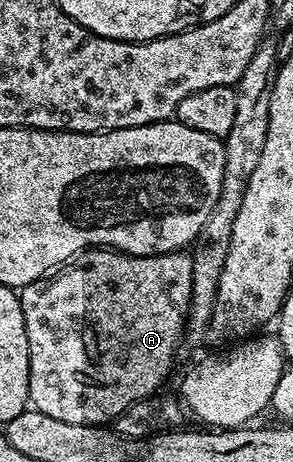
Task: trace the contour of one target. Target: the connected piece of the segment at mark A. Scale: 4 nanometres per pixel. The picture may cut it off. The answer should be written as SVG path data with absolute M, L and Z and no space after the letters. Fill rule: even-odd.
M90 247L78 253L72 261L65 262L56 271L31 282L20 290L23 323L27 327L29 344L29 400L32 408L43 415L51 415L51 419L59 419L63 423L104 426L106 423L116 422L118 415L127 411L127 407L131 407L135 402L152 398L152 393L164 383L165 376L172 371L173 360L177 357L177 348L183 345L183 334L191 299L192 262L192 256L185 251L160 253L154 257L133 257L129 253L118 253L115 249Z

